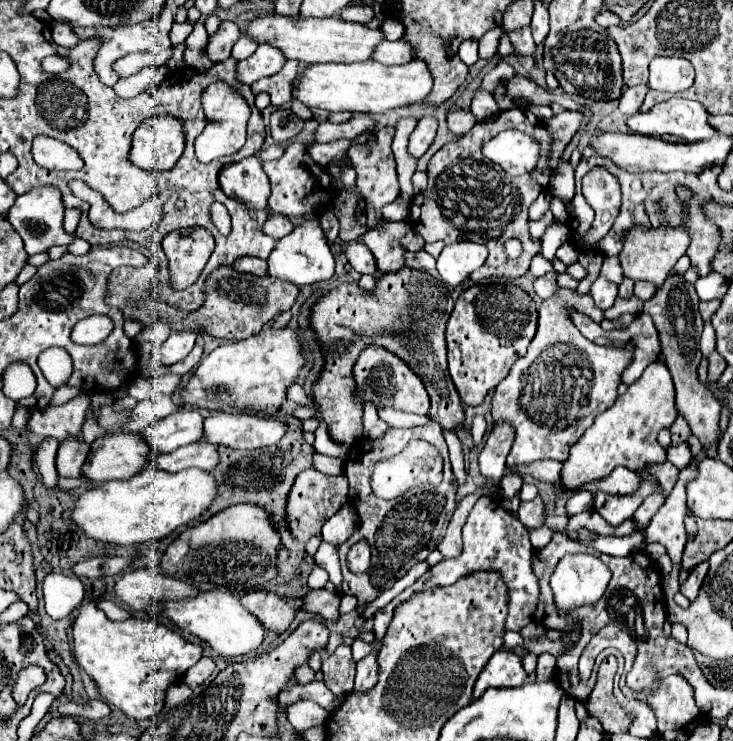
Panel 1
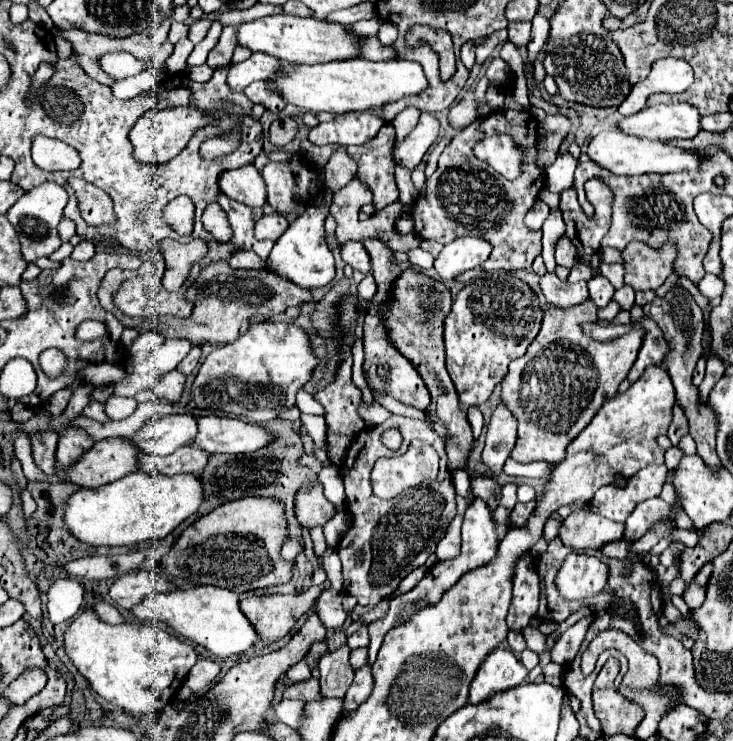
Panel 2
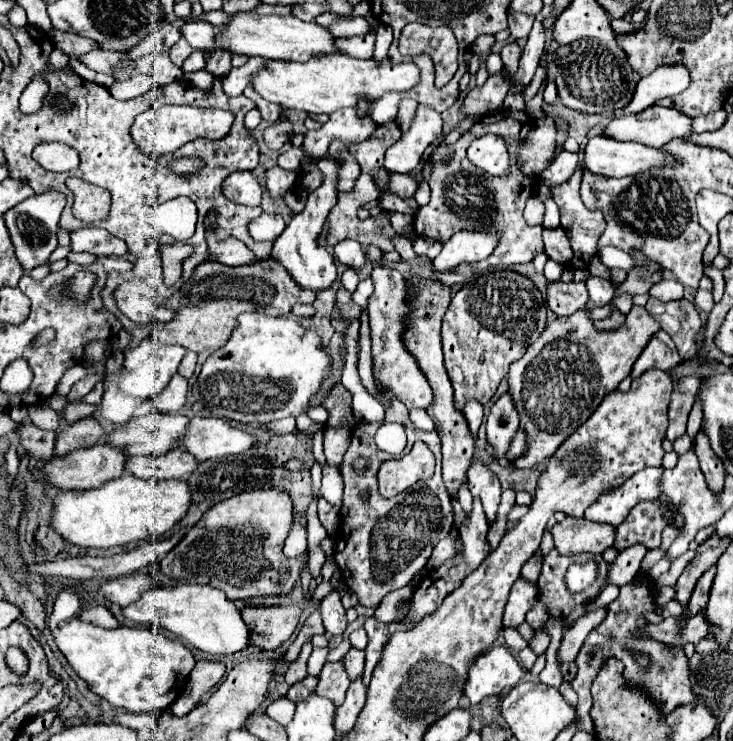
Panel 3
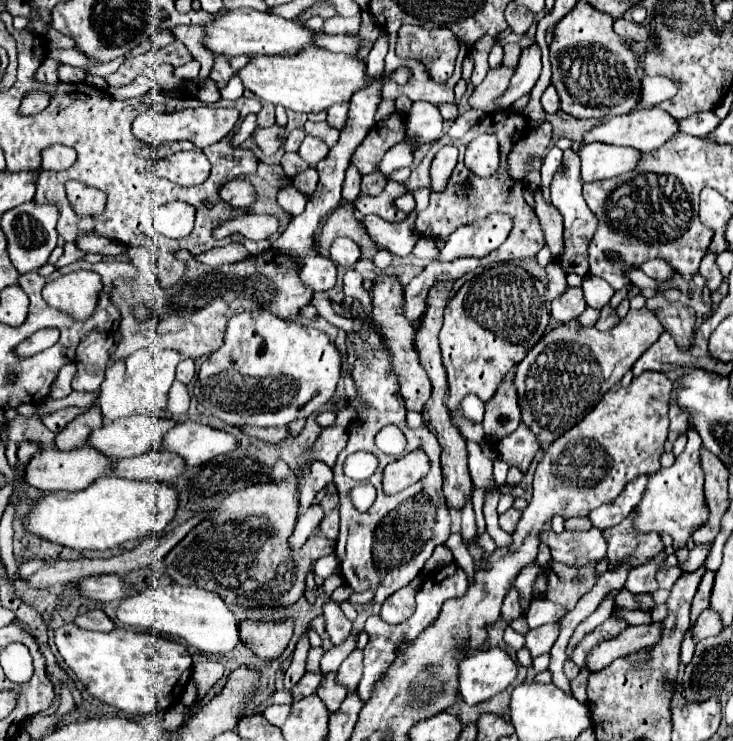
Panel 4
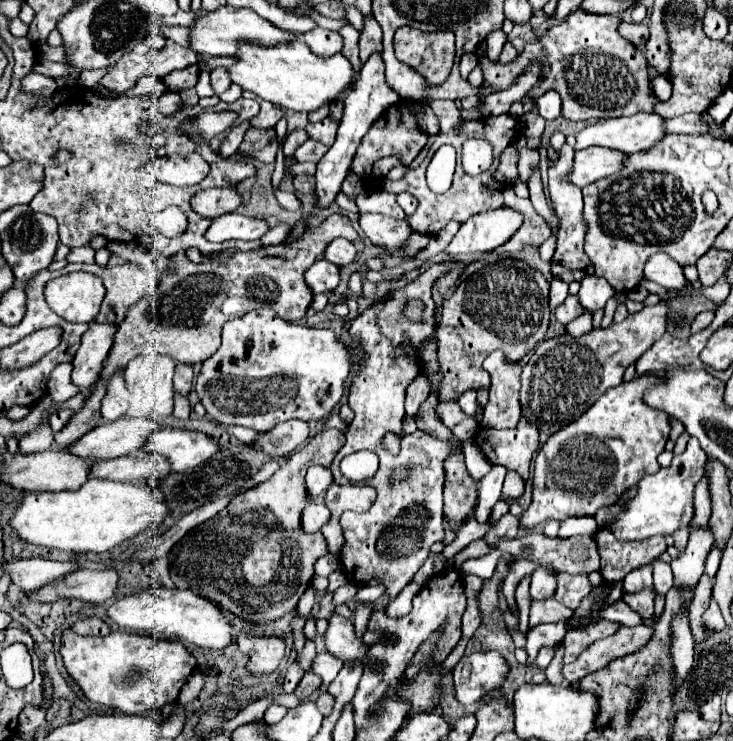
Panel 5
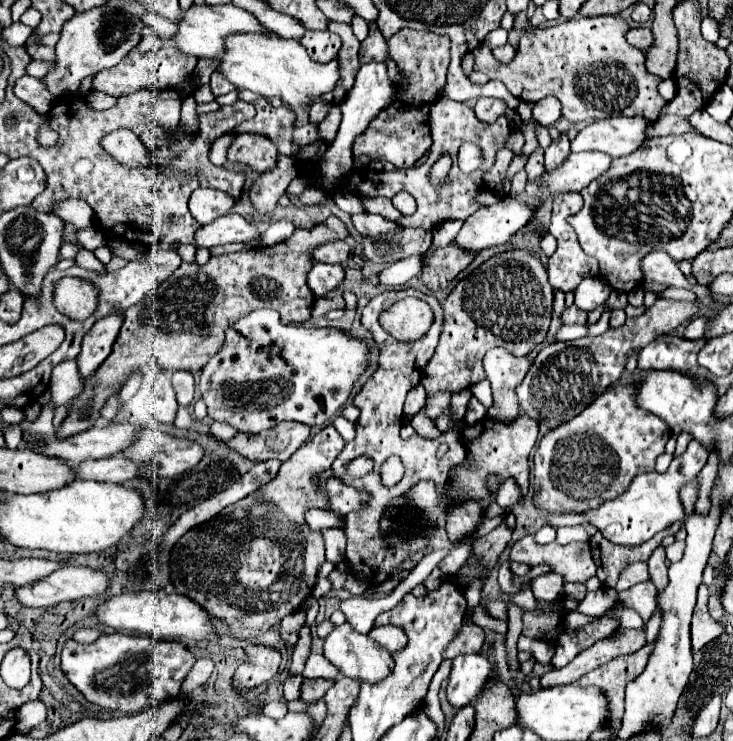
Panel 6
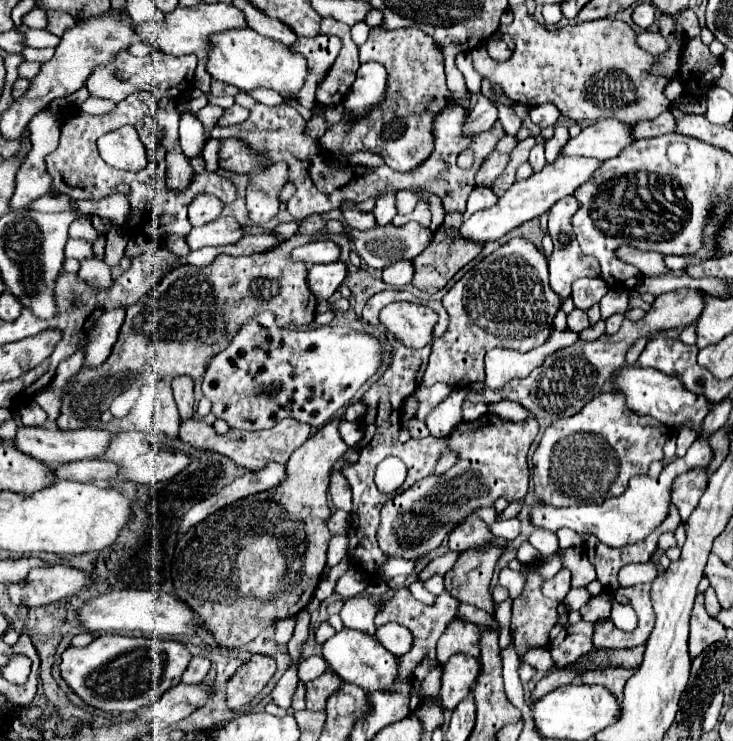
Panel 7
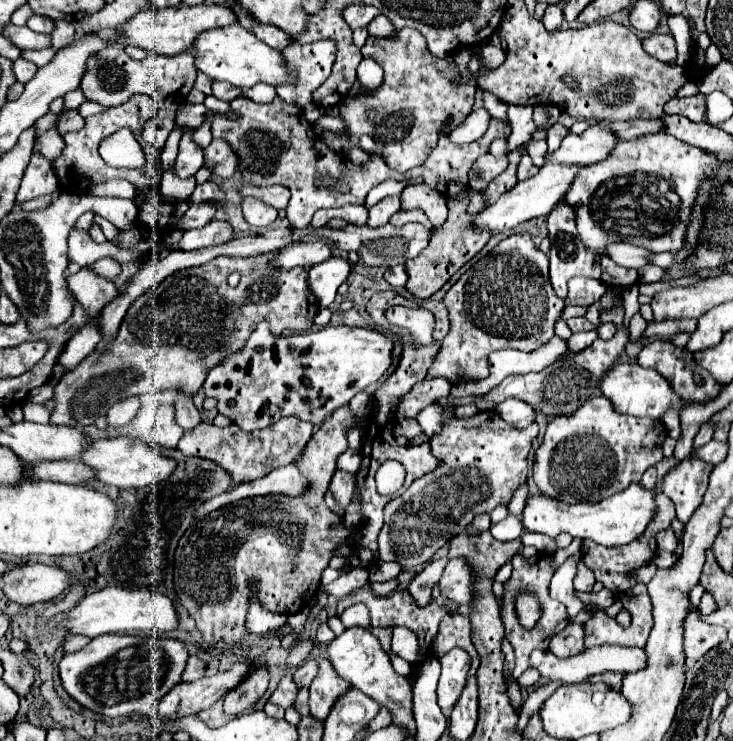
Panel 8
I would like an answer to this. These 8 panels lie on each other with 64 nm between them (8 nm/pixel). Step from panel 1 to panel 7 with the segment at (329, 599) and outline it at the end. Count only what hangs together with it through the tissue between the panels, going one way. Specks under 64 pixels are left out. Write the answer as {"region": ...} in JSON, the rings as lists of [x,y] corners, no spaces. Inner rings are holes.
{"region":[[[342,628],[324,642],[324,658],[342,680],[358,684],[368,692],[392,688],[392,680],[396,680],[396,656],[392,656],[374,636],[352,628]]]}

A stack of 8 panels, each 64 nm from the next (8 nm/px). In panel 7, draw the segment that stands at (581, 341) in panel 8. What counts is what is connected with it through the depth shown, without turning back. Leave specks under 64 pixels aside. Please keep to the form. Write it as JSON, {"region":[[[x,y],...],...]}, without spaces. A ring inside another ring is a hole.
{"region":[[[600,320],[600,322],[596,322],[594,326],[590,326],[590,328],[586,328],[584,332],[580,332],[580,338],[582,338],[582,340],[596,340],[596,338],[600,338],[600,336],[604,334],[604,328],[606,328],[606,322]]]}

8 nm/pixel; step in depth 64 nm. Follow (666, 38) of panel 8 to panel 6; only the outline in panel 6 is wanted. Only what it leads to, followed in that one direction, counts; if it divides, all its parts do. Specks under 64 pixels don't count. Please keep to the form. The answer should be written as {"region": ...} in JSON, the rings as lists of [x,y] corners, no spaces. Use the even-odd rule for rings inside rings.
{"region":[[[630,28],[626,32],[626,40],[640,50],[648,50],[652,44],[652,32],[650,28]]]}

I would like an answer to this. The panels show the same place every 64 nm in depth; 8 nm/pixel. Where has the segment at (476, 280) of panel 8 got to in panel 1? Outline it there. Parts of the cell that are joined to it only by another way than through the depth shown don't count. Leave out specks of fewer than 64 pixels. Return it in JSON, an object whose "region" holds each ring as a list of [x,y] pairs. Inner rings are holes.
{"region":[[[476,284],[460,294],[448,320],[446,342],[450,376],[454,378],[462,403],[480,405],[488,392],[508,376],[512,364],[526,354],[526,348],[536,334],[536,320],[538,312],[534,302],[518,286]],[[476,306],[482,306],[482,314]]]}

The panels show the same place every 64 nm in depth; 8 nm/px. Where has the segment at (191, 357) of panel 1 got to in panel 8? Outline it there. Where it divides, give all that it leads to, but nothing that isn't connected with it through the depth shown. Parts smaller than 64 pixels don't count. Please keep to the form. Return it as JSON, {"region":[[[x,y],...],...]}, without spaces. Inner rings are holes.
{"region":[[[176,390],[174,408],[176,408],[176,422],[184,430],[190,430],[190,428],[194,428],[200,422],[200,412],[196,410],[196,406],[192,402],[192,396],[188,396],[188,392]]]}

